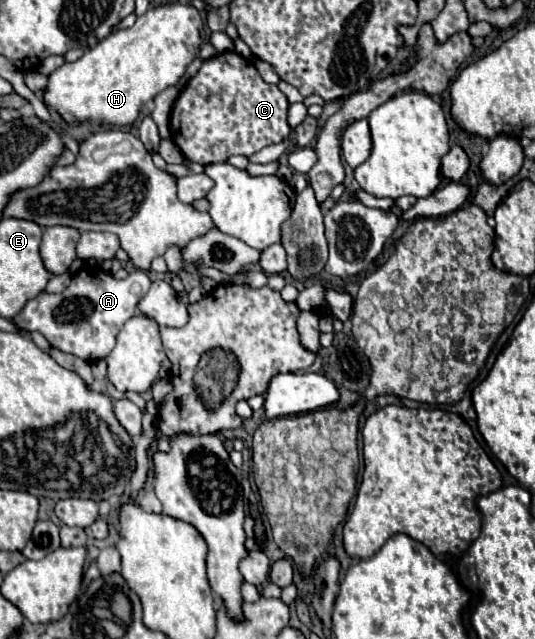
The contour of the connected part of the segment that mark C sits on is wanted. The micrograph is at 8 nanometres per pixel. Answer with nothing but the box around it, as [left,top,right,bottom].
[169,51,289,165]

